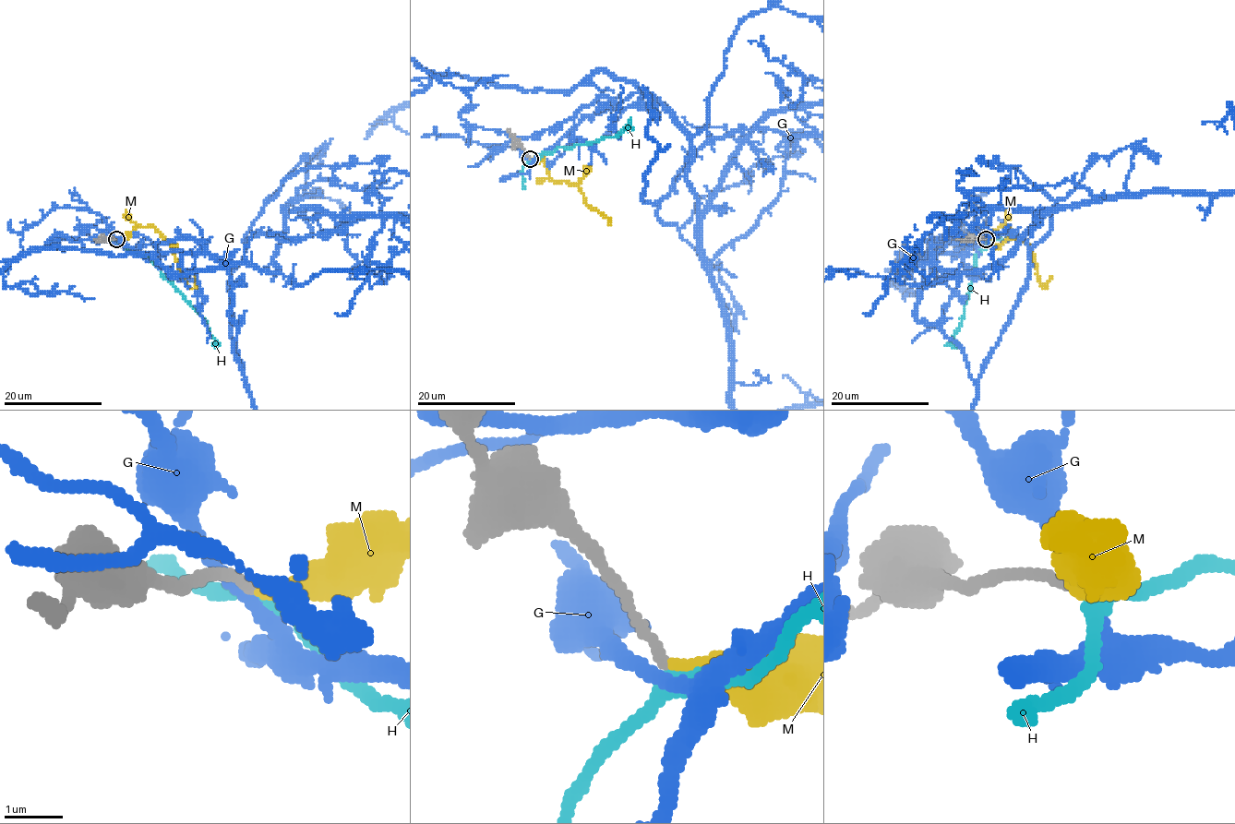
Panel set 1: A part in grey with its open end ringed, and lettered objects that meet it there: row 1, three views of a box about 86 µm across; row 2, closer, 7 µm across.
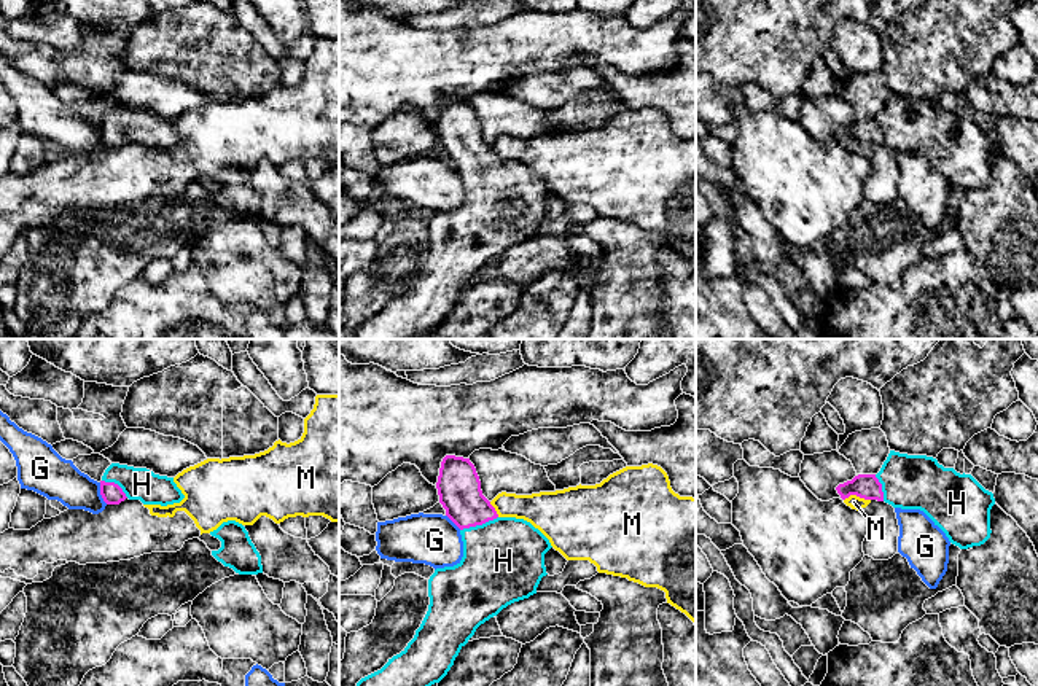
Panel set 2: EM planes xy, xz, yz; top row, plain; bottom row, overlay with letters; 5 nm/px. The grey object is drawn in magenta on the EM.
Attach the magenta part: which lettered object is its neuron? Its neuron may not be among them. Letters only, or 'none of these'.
H

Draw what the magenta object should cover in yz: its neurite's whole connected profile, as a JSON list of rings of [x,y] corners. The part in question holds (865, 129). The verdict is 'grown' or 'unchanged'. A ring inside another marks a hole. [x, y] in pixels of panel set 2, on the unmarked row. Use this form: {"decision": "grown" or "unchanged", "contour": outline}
{"decision": "grown", "contour": [[[890,94],[877,118],[858,118],[836,131],[842,143],[857,138],[901,153],[920,153],[960,193],[990,181],[993,137],[971,118],[944,111],[936,102]]]}

